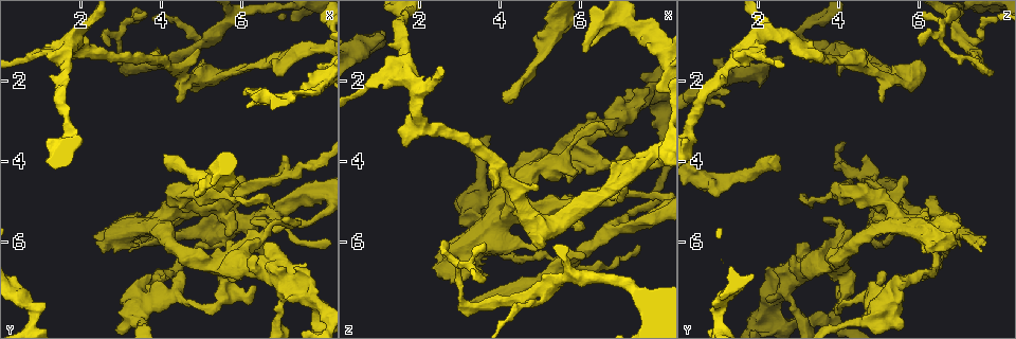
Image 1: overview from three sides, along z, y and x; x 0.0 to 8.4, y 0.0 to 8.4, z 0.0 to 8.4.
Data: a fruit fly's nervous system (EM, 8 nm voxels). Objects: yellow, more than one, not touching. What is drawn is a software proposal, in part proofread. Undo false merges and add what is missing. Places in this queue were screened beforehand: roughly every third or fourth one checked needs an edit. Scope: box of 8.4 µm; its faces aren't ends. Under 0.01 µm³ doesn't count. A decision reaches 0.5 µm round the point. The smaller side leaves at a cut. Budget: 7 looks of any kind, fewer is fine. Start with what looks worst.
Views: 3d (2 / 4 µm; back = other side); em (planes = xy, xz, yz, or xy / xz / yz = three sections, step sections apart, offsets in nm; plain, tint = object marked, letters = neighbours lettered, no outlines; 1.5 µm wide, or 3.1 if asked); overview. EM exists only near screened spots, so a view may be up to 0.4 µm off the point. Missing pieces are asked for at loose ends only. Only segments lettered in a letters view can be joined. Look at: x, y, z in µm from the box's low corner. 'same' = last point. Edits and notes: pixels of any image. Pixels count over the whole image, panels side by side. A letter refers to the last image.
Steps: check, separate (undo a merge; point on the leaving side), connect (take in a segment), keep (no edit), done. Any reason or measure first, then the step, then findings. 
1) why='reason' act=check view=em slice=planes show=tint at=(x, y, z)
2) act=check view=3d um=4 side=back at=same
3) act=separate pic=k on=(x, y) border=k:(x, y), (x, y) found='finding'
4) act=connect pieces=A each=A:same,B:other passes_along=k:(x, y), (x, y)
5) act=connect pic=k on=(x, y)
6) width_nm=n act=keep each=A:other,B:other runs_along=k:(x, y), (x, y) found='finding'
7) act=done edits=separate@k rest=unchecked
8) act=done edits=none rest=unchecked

act=check view=em slice=xy step=8 show=letters at=(3.25, 6.25, 7.55)

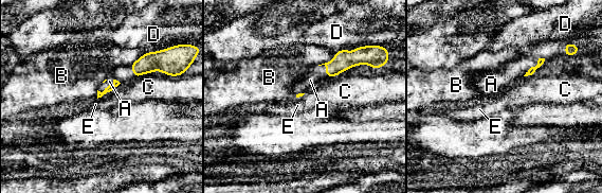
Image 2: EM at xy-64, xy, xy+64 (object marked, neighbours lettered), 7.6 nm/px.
why='another direction' act=check view=em slice=planes show=letters at=same

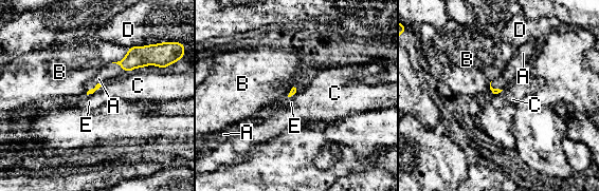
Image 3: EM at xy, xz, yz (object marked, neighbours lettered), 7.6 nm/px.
act=connect pieces=A each=A:same,B:other,C:other,D:other,E:other found='it goes on there'

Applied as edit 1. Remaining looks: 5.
act=check view=3d um=4 at=(4.05, 7.05, 4.75)

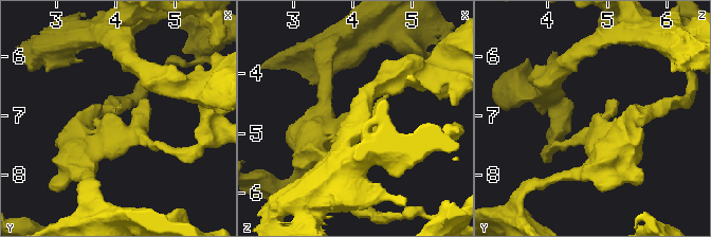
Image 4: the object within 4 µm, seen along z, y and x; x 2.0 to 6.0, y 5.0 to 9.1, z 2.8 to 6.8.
why='need the tissue' act=check view=em slice=yz step=4 show=letters at=(4.05, 7.05, 4.80)

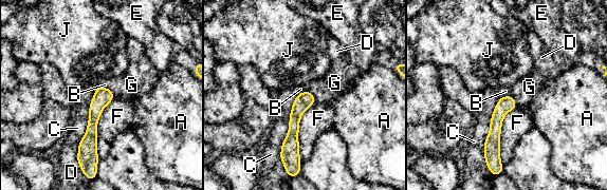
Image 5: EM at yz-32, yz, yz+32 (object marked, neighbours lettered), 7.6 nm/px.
why='another direction' act=check view=em slice=planes show=letters at=same

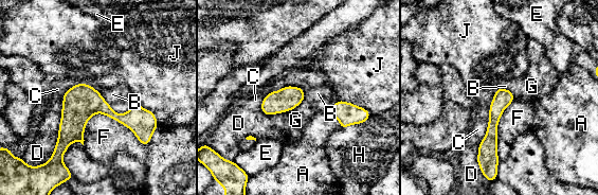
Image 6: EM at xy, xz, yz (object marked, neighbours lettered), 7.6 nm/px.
act=keep each=A:other,B:other,C:other,D:other,E:other,F:other,G:other,H:other,J:other runs_along=6:(149, 127), (90, 109), (58, 145) found='none of them fits'

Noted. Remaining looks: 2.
why='thick turns thin' act=check view=em slice=xy step=4 show=tint at=(5.80, 1.75, 5.35)

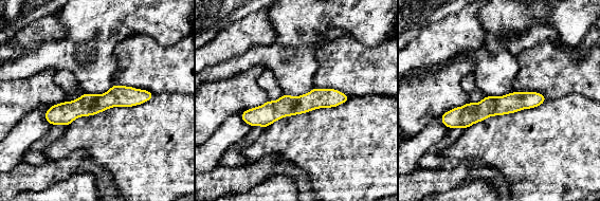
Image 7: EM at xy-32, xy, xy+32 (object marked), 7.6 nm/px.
act=check view=em slice=planes show=letters at=same

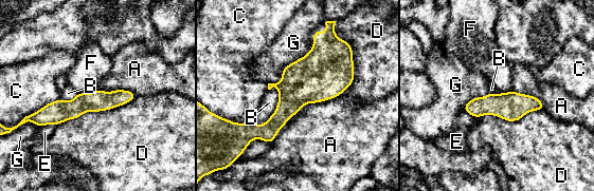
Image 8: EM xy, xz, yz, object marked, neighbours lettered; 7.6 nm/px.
width_nm=160 longest_contact=D:650nm act=keep each=A:other,B:other,C:other,D:other,E:other,F:other,G:other found='all the same cell'

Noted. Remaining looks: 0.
act=done edits=connect@3 rest=unchecked

